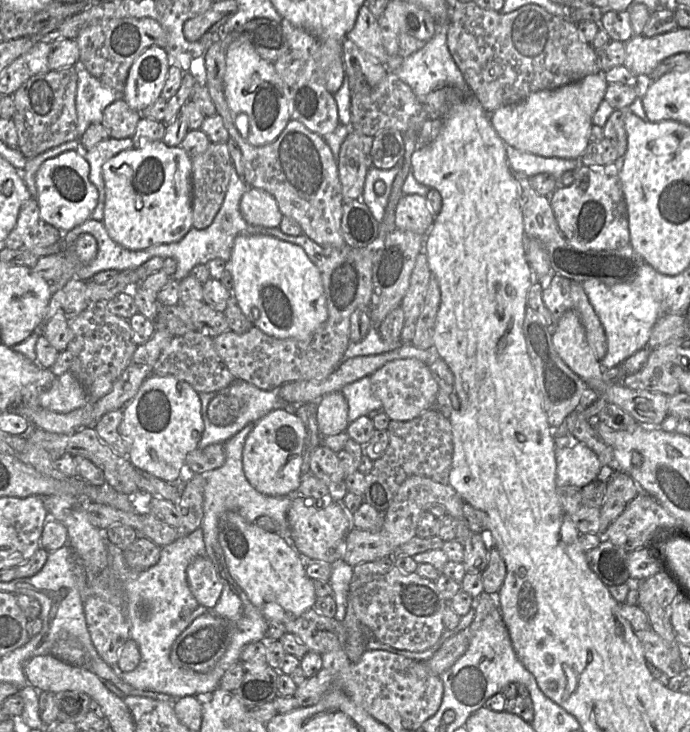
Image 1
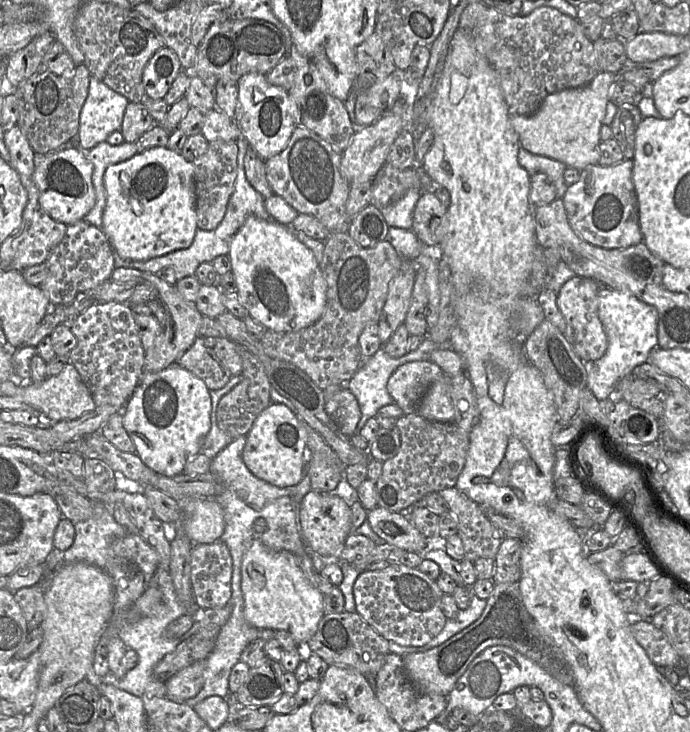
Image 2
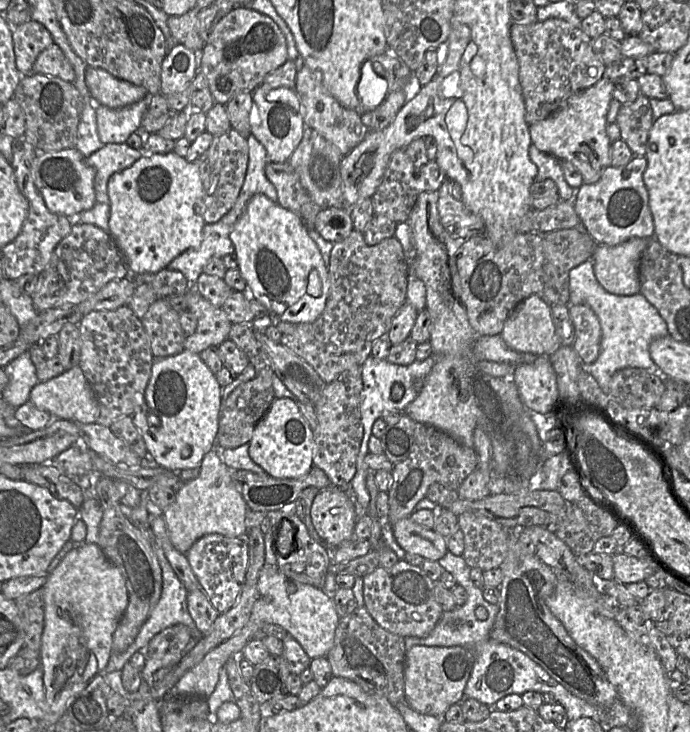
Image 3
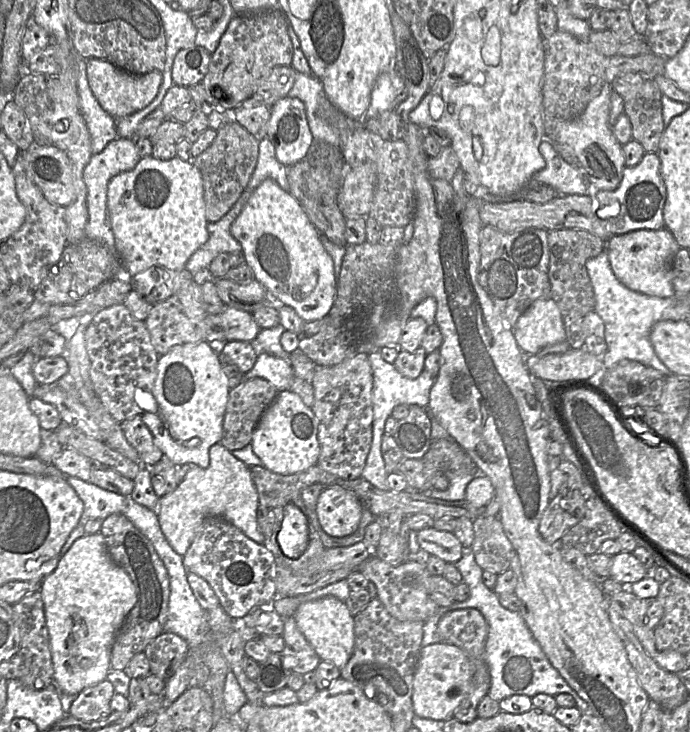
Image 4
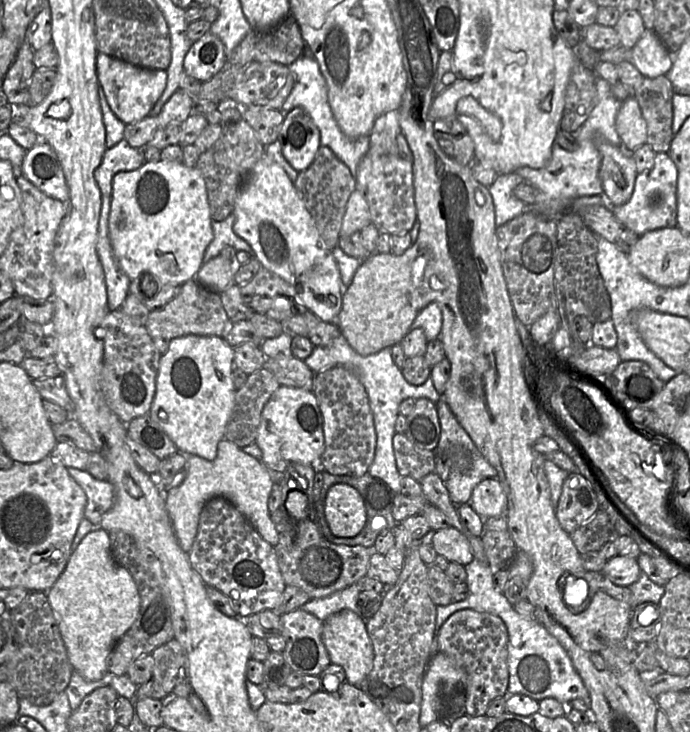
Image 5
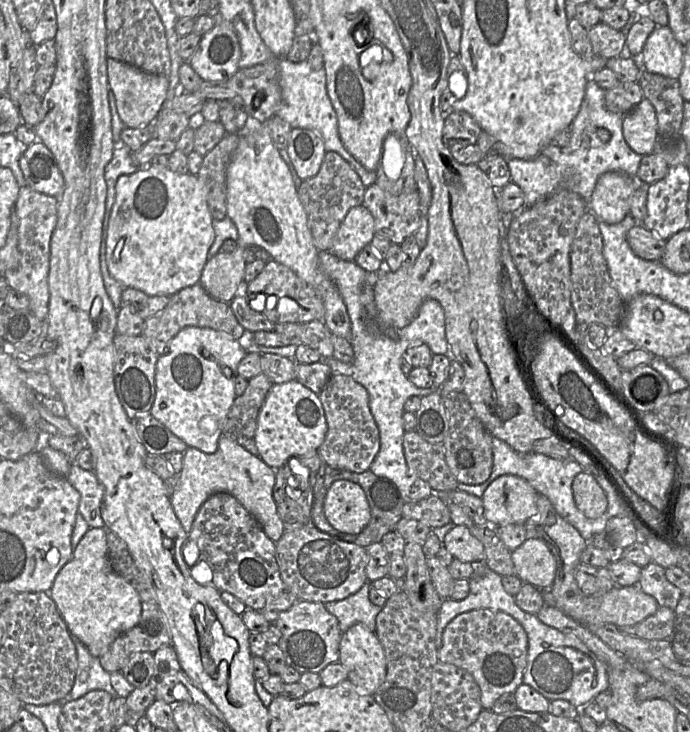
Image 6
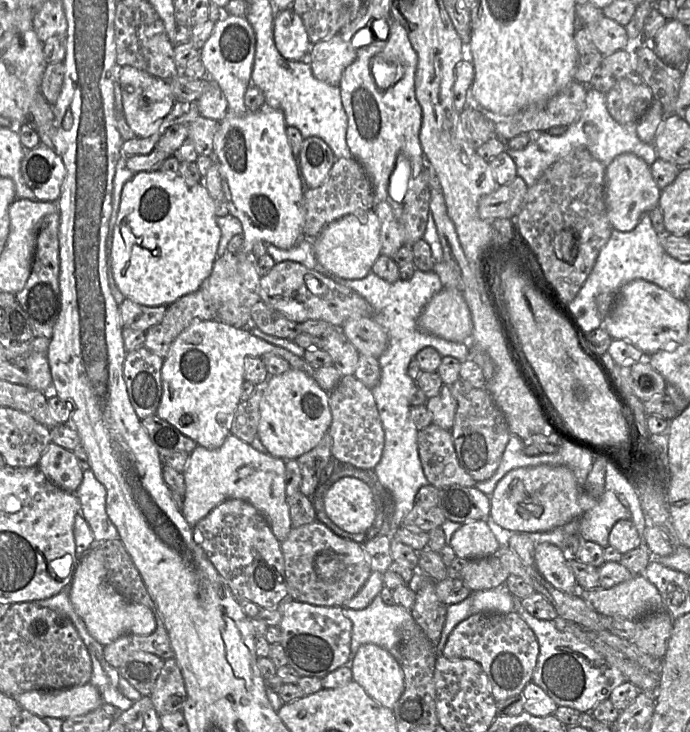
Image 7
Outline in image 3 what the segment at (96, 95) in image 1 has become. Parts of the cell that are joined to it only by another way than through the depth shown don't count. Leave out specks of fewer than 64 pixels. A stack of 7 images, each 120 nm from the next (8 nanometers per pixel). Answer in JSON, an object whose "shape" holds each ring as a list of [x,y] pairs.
{"shape":[[[147,94],[142,100],[118,109],[95,103],[97,131],[101,142],[125,143],[132,133],[140,131],[142,118],[153,96]]]}

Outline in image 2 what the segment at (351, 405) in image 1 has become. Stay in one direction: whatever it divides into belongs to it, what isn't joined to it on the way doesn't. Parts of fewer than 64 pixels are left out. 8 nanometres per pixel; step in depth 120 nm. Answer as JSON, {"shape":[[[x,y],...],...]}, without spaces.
{"shape":[[[425,338],[425,340],[415,351],[410,351],[409,353],[399,358],[390,357],[387,353],[385,353],[385,351],[382,348],[378,350],[372,357],[363,358],[365,360],[362,360],[360,368],[355,373],[353,378],[350,379],[349,382],[346,384],[347,389],[357,399],[361,411],[361,418],[358,423],[356,432],[353,435],[359,435],[358,432],[363,428],[363,426],[370,418],[374,418],[377,416],[377,412],[381,407],[394,404],[394,400],[387,390],[387,383],[393,372],[399,366],[408,362],[429,361],[430,354],[434,350],[438,349],[450,350],[451,347],[448,342],[435,343],[432,340]]]}

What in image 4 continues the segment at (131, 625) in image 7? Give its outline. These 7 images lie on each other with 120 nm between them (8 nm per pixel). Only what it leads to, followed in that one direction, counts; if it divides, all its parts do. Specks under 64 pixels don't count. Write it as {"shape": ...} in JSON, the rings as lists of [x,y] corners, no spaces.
{"shape":[[[99,532],[77,539],[58,561],[56,569],[42,580],[39,591],[44,603],[50,637],[54,668],[53,684],[61,693],[77,696],[85,688],[105,680],[111,670],[114,640],[137,602],[135,586],[125,570],[112,561],[105,538]]]}

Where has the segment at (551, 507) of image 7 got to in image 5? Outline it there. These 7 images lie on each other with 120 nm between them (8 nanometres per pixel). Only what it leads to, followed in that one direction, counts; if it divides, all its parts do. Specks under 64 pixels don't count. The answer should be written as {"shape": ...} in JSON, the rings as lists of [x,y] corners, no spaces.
{"shape":[[[497,478],[484,479],[473,489],[470,504],[484,519],[506,515],[508,498],[505,488]]]}

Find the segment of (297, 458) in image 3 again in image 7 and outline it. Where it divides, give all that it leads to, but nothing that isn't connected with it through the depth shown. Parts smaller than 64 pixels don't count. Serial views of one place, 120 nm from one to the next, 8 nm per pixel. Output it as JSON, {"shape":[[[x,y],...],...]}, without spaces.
{"shape":[[[290,368],[281,375],[270,376],[260,401],[257,434],[268,454],[285,461],[296,460],[315,448],[328,432],[332,422],[329,397],[329,392],[323,390],[311,376],[301,370]]]}

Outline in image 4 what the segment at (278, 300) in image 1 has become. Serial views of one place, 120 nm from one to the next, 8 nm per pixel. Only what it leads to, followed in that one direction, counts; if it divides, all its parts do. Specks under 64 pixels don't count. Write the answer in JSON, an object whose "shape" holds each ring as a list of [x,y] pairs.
{"shape":[[[265,179],[232,223],[231,234],[241,244],[245,264],[253,270],[254,279],[276,299],[293,308],[305,322],[317,321],[330,314],[337,294],[334,263],[320,240],[320,233],[289,191],[283,190],[273,179]]]}

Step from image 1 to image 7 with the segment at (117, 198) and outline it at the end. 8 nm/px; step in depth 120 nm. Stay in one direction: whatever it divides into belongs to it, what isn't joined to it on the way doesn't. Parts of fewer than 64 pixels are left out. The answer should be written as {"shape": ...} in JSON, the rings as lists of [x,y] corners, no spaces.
{"shape":[[[138,172],[125,183],[113,232],[112,271],[118,289],[125,298],[148,306],[169,306],[194,293],[212,274],[221,230],[214,204],[203,184],[188,184],[183,177],[164,172]]]}

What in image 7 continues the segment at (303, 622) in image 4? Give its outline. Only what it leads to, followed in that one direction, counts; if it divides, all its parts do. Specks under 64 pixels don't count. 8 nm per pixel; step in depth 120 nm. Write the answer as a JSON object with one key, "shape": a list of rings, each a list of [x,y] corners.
{"shape":[[[363,644],[349,665],[352,680],[370,697],[392,710],[404,691],[404,674],[389,651],[375,644]]]}

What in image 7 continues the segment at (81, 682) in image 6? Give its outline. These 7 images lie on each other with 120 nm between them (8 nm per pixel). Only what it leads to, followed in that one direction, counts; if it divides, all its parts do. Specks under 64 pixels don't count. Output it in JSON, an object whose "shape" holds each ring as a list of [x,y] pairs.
{"shape":[[[77,613],[74,621],[70,616],[67,617],[72,621],[90,655],[92,674],[89,683],[98,689],[104,705],[112,712],[128,710],[134,704],[134,701],[124,696],[120,691],[119,669],[114,668],[105,660],[103,655],[104,646],[92,639],[83,620]]]}

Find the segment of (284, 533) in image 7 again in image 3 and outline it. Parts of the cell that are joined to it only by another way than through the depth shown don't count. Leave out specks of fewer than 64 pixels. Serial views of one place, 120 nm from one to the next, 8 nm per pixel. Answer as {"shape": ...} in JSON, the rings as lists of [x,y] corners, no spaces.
{"shape":[[[214,447],[213,450],[209,451],[207,454],[205,454],[201,466],[200,466],[200,473],[199,476],[193,480],[190,480],[188,482],[183,482],[181,484],[181,487],[178,489],[178,491],[176,492],[176,496],[175,496],[175,500],[172,504],[170,504],[166,510],[163,511],[163,518],[166,522],[166,526],[167,526],[167,531],[168,531],[168,535],[169,538],[173,544],[173,546],[181,553],[186,554],[188,552],[188,550],[191,548],[191,546],[202,536],[207,535],[207,534],[220,534],[229,538],[235,538],[235,537],[240,537],[240,536],[244,536],[246,534],[246,525],[245,525],[245,516],[246,516],[246,512],[248,509],[248,505],[245,502],[241,492],[237,489],[237,483],[236,481],[233,479],[233,471],[238,471],[238,470],[233,470],[230,467],[228,467],[224,461],[221,458],[221,454],[220,454],[220,450],[218,447]]]}

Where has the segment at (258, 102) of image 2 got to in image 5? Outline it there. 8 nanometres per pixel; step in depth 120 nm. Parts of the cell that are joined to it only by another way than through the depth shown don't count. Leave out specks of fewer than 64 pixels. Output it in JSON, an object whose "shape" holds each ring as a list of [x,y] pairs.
{"shape":[[[301,107],[285,114],[278,140],[284,158],[298,172],[312,164],[321,146],[318,127],[308,112]]]}

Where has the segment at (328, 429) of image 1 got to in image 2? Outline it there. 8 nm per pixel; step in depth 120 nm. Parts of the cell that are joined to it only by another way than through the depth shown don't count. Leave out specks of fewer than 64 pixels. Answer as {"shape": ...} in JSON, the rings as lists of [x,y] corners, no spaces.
{"shape":[[[343,388],[328,398],[325,411],[344,436],[351,437],[356,432],[361,411],[357,399],[348,389]]]}

